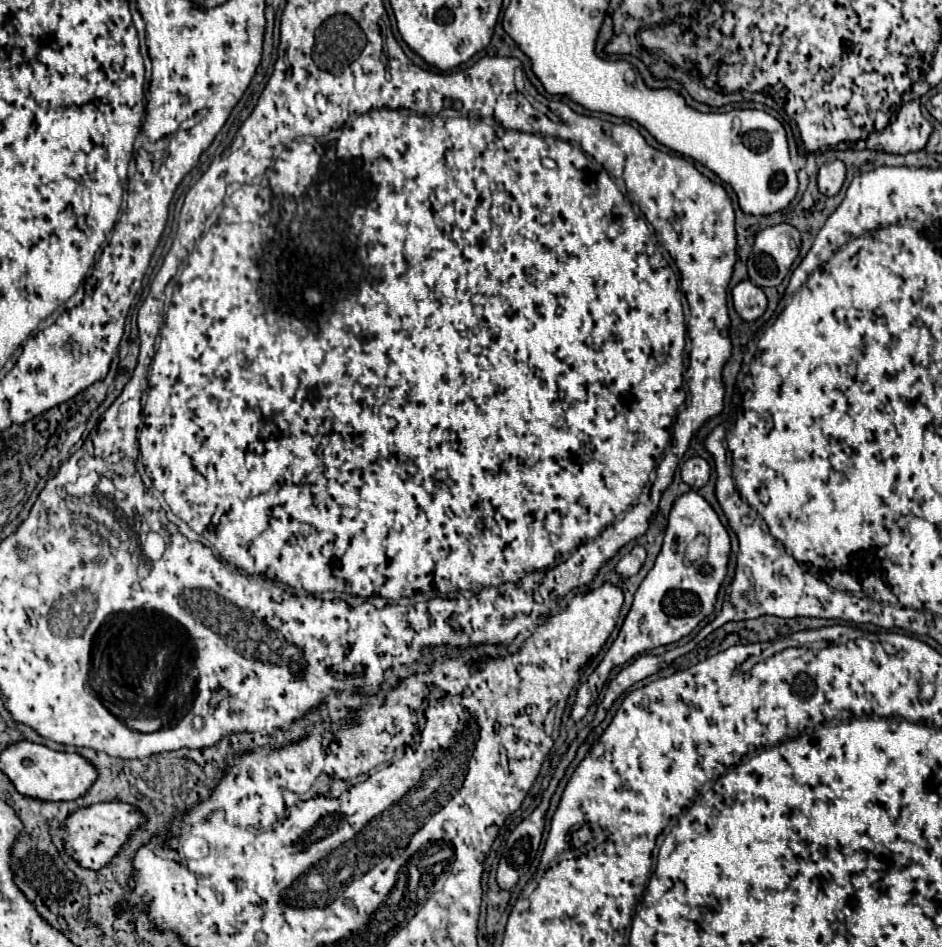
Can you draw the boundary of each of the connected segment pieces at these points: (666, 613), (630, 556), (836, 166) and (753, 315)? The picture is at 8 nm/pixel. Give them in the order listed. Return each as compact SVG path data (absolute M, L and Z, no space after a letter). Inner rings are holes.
M694 490L676 498L668 526L664 532L664 544L656 558L654 568L642 580L640 588L634 594L632 608L620 628L618 638L606 652L600 666L590 674L588 682L582 682L572 706L572 720L578 722L586 716L588 706L598 698L608 674L612 668L626 664L630 658L678 642L688 636L708 614L712 614L718 588L726 576L730 556L730 536L722 526L718 514L710 504ZM702 536L702 540L698 540Z
M638 544L638 546L632 548L632 552L628 552L628 554L626 554L618 564L616 564L614 572L620 574L622 578L634 576L634 574L638 574L638 570L642 568L644 560L646 560L646 550L644 550L644 546Z
M832 160L824 164L818 172L818 190L824 196L836 196L844 184L846 178L846 168L840 160Z
M742 280L732 288L732 302L734 310L742 320L756 320L766 310L766 296L762 288L752 284L750 280Z

